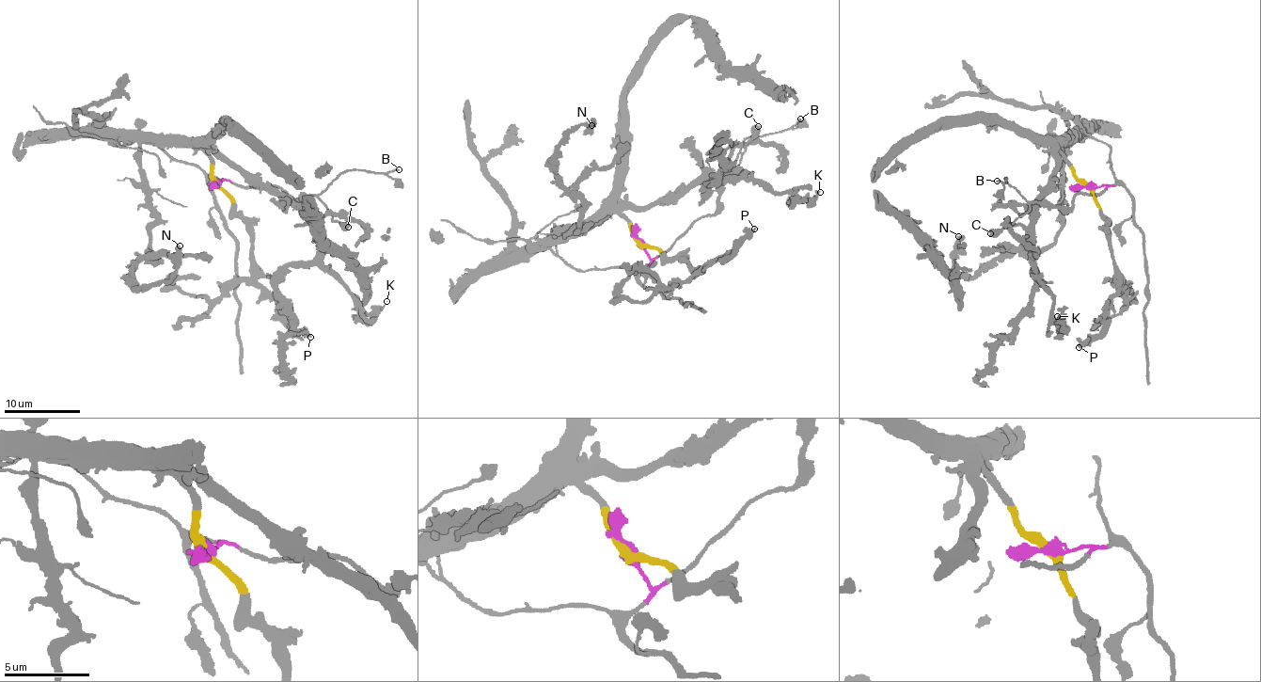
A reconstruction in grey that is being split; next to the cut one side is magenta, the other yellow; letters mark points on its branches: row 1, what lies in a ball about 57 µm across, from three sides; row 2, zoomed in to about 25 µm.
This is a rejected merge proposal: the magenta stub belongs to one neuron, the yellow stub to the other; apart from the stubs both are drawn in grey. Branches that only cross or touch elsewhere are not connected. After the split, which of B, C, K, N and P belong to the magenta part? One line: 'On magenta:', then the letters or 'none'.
On magenta: B, C

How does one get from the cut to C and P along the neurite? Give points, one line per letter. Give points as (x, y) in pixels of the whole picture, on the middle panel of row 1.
C: (640, 242), (646, 253), (656, 259), (697, 220), (717, 210), (720, 179), (741, 161), (747, 140), (759, 125)
P: (640, 242), (701, 270), (719, 259), (725, 259), (755, 228)

